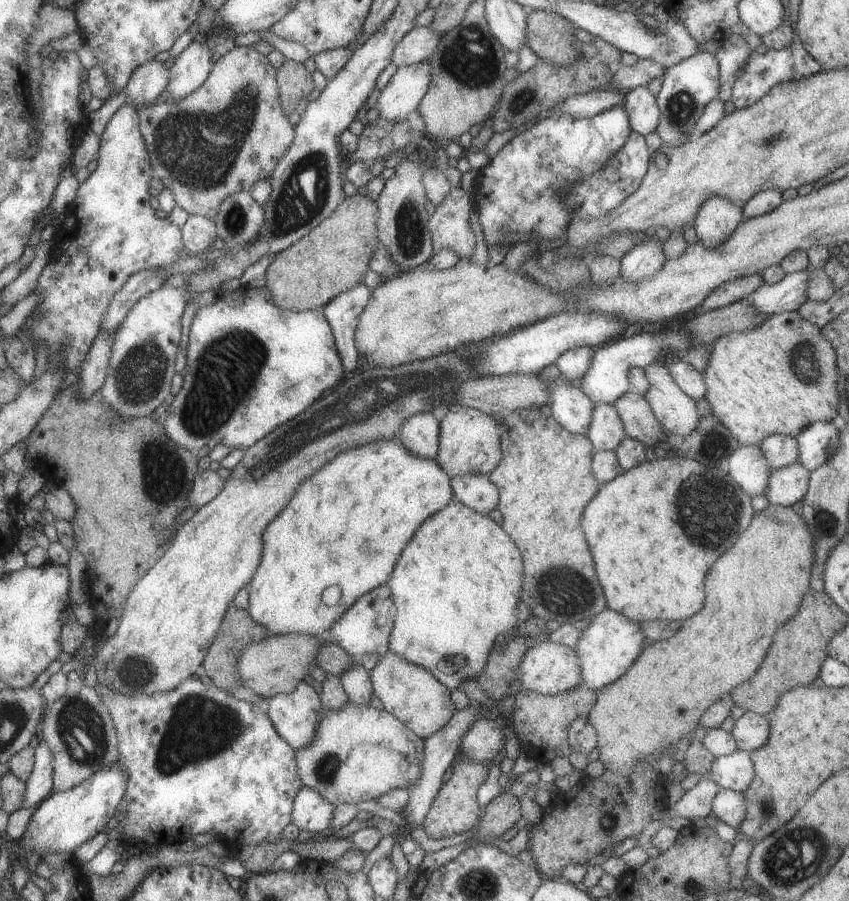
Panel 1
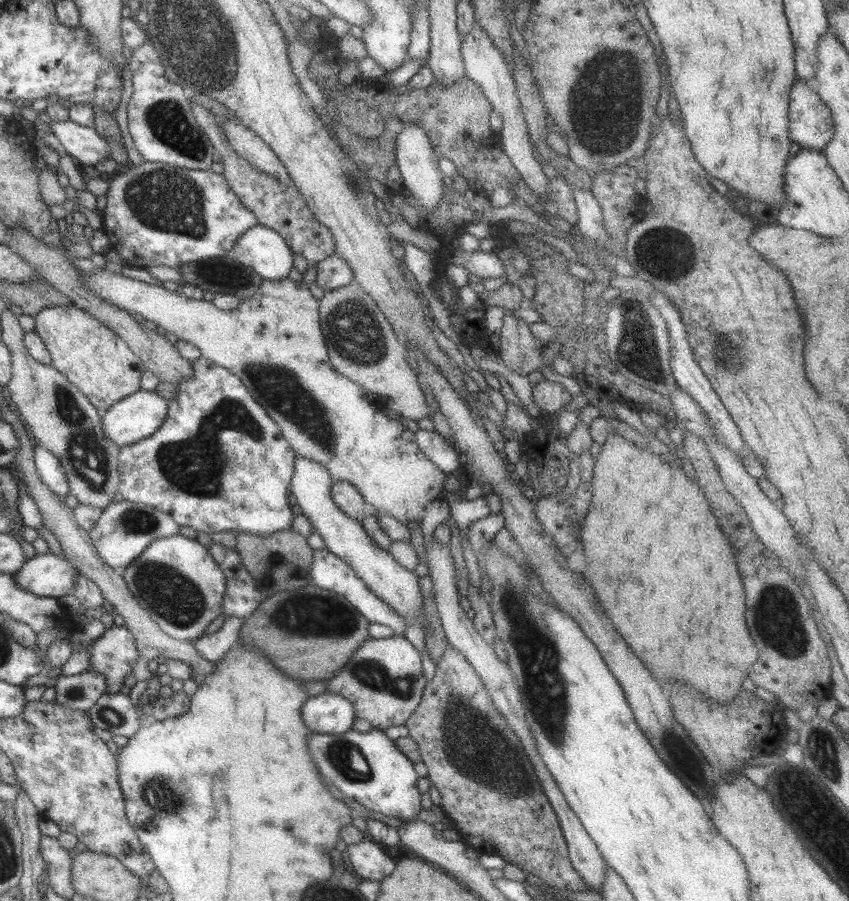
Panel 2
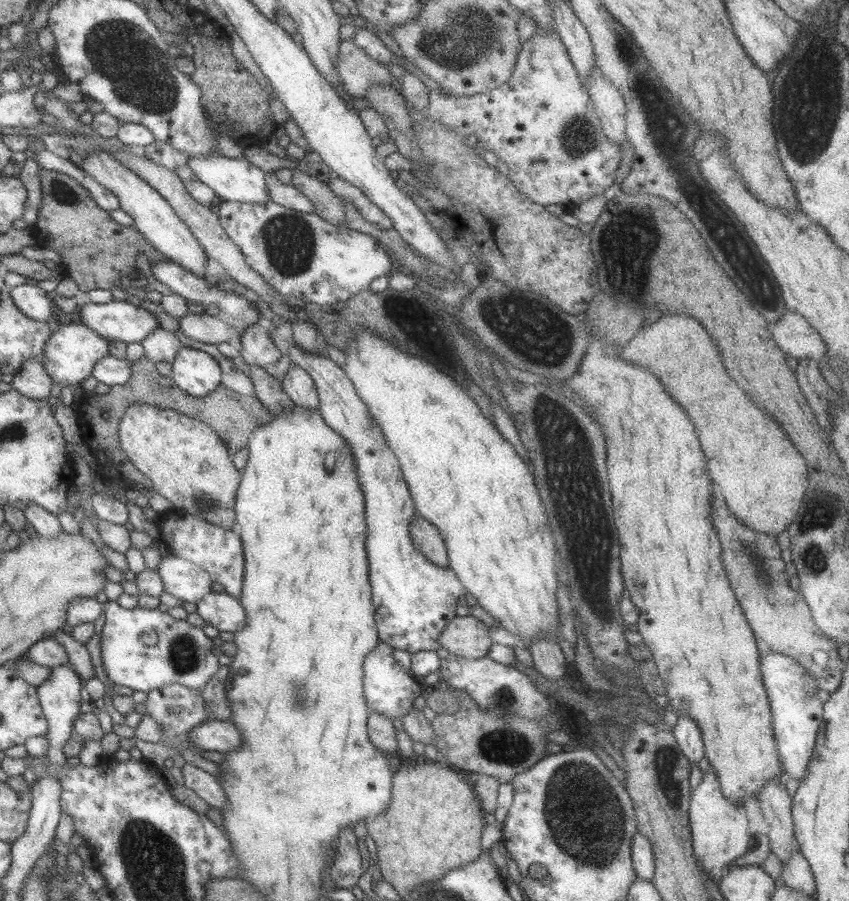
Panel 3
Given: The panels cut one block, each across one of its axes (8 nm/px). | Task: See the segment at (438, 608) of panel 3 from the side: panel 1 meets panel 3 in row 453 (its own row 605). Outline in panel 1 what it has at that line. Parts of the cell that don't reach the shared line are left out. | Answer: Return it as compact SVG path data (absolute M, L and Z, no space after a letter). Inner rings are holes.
M381 585L364 594L346 613L332 626L327 633L330 642L335 643L348 655L358 660L365 654L379 654L382 657L389 650L389 637L394 627L396 608L392 601L390 588Z

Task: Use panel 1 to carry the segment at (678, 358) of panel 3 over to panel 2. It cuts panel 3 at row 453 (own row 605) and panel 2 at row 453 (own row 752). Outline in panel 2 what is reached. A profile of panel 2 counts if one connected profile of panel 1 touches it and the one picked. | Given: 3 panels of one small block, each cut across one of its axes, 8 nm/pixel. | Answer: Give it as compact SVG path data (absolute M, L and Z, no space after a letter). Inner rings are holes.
M611 434L609 436L605 445L602 446L601 452L595 456L591 507L586 514L582 535L578 540L585 555L585 569L581 575L594 590L594 595L610 617L615 629L624 636L624 640L636 652L636 656L648 664L652 676L658 682L678 680L682 684L690 684L694 690L702 692L710 702L725 704L738 696L743 689L742 682L748 677L750 668L758 658L757 646L752 635L748 634L749 630L746 626L746 618L744 618L747 606L744 602L743 577L739 574L733 546L724 531L720 529L718 519L714 517L714 512L711 511L712 508L706 501L706 496L702 493L698 482L690 480L684 471L678 469L672 461L674 461L672 456L660 456L654 454L650 449L641 449L621 435Z

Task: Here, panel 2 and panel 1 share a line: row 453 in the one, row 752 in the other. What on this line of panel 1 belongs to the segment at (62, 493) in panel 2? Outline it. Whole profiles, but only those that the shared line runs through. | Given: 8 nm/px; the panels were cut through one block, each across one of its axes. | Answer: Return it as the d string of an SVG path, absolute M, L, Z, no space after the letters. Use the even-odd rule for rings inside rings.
M43 740L35 749L35 766L25 786L22 809L38 806L52 794L53 767L51 766L51 751Z

